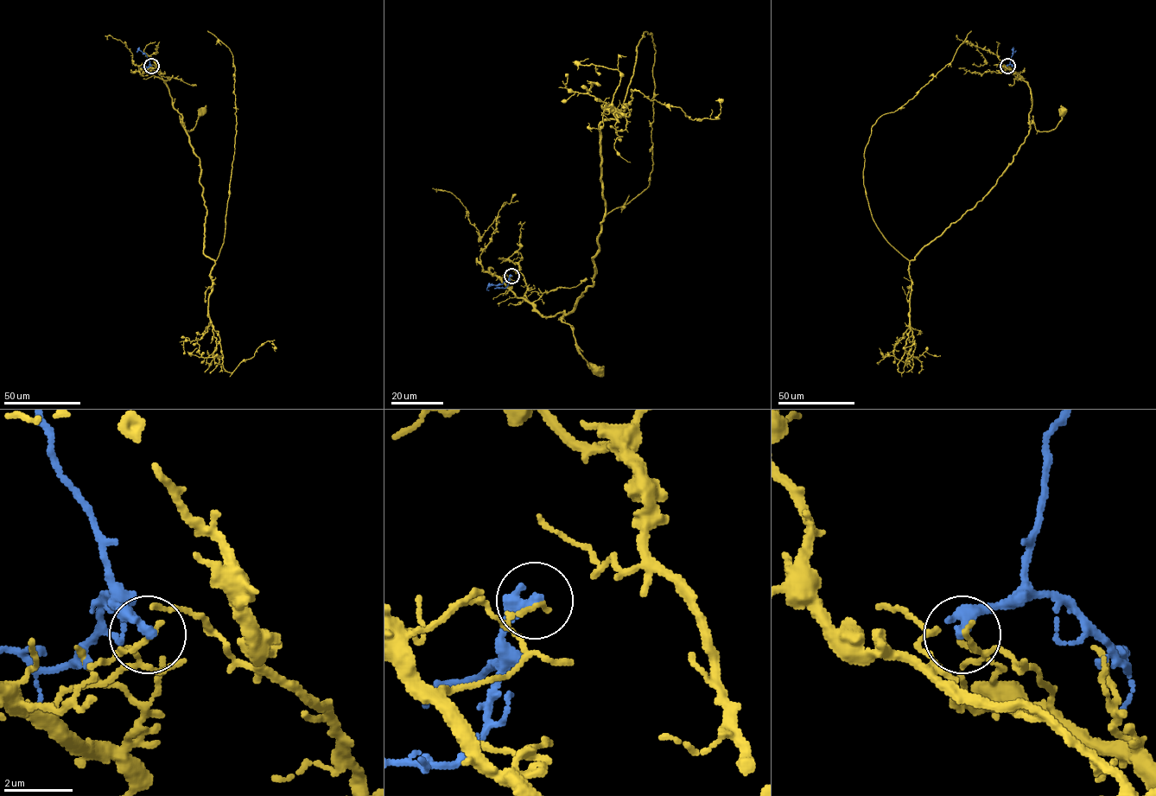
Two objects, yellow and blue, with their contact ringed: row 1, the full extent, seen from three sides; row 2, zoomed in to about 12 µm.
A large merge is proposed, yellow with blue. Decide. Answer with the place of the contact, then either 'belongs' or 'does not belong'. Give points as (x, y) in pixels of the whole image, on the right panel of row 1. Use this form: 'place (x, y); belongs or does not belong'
place (1007, 66); does not belong

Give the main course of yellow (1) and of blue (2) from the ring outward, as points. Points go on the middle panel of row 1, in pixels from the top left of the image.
1: (511, 275), (505, 285), (542, 315), (563, 312), (580, 353), (598, 368)
2: (511, 275), (503, 283), (489, 285), (486, 289), (489, 290)

